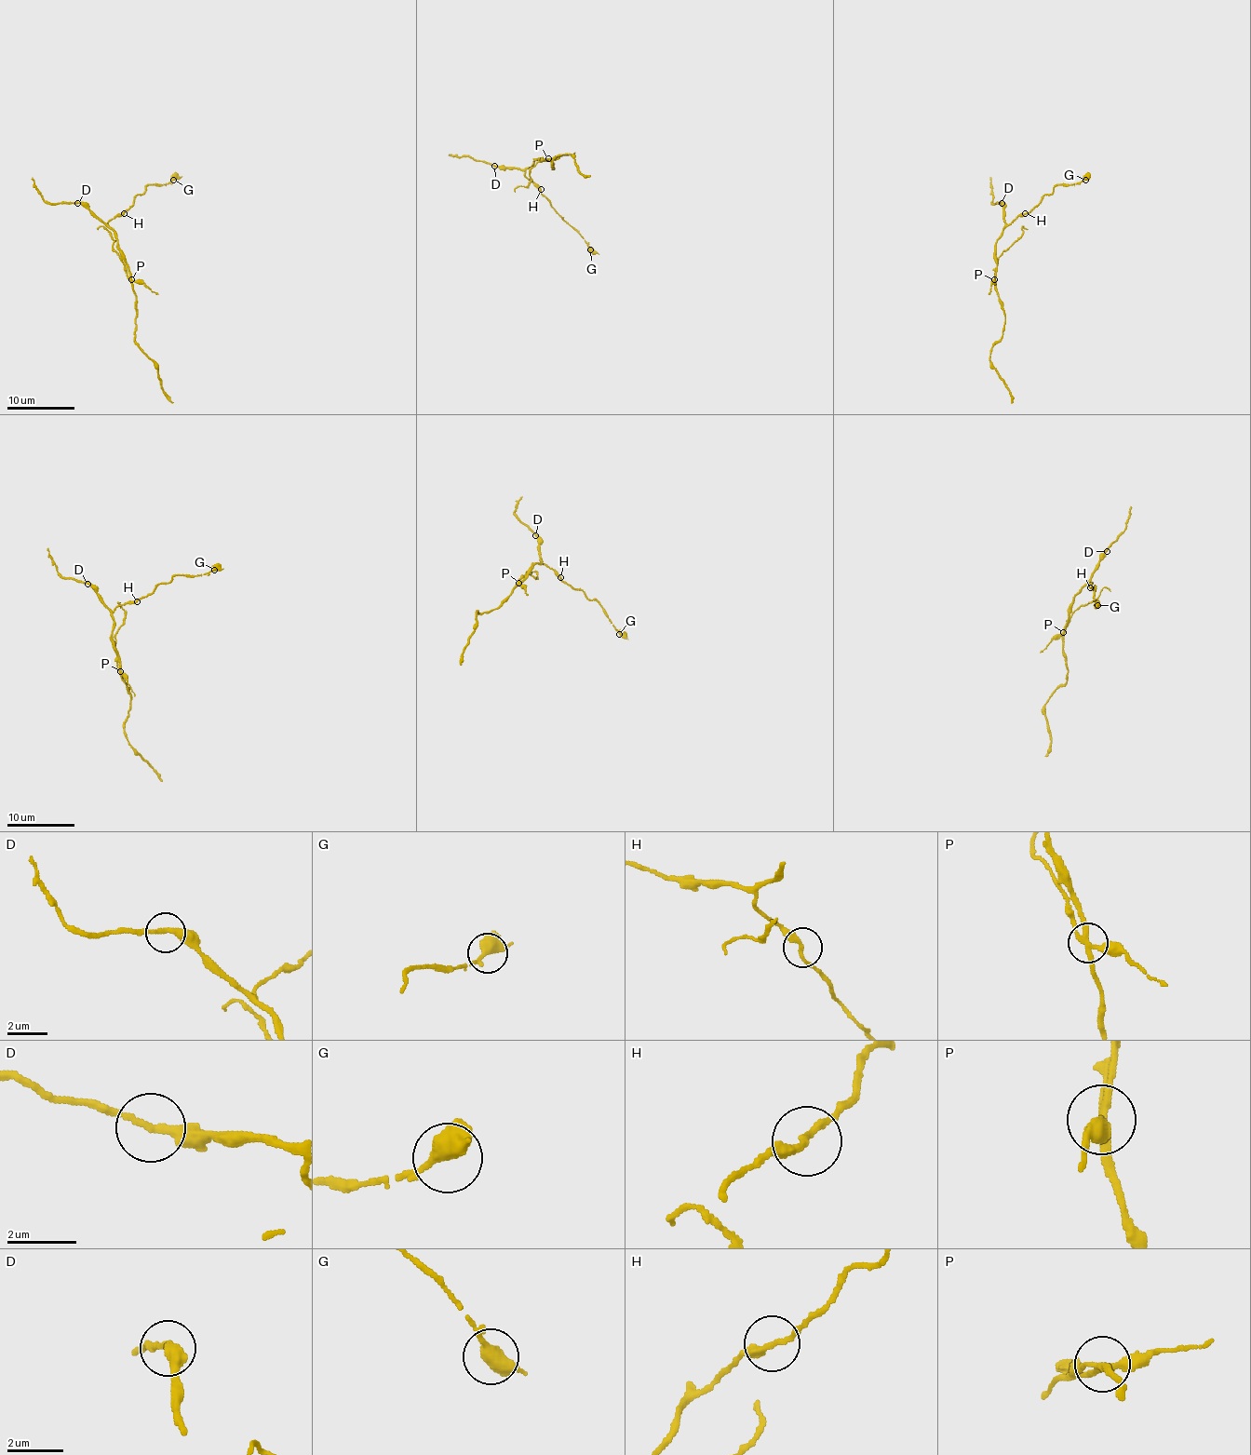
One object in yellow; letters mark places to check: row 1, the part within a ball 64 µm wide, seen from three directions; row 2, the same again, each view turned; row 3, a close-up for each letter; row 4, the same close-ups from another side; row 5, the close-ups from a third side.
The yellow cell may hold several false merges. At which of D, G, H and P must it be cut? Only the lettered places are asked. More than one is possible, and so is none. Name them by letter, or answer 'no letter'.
P

